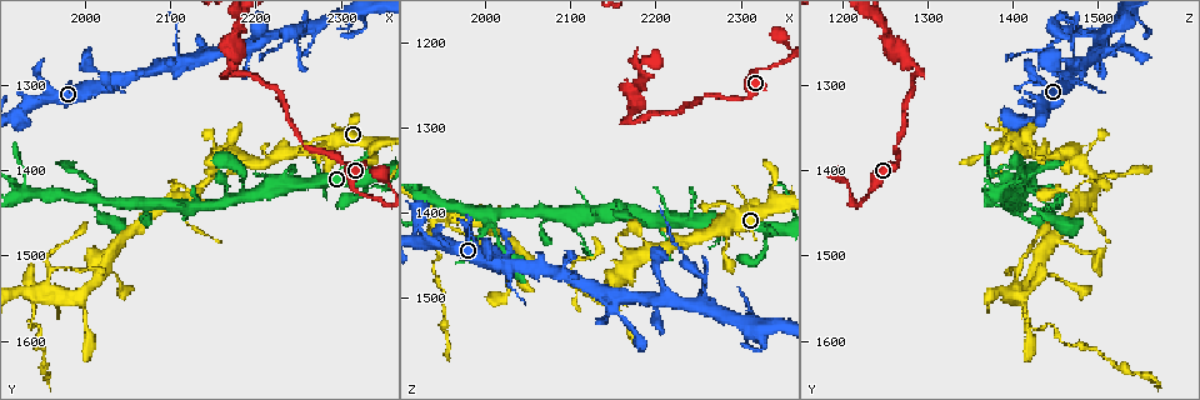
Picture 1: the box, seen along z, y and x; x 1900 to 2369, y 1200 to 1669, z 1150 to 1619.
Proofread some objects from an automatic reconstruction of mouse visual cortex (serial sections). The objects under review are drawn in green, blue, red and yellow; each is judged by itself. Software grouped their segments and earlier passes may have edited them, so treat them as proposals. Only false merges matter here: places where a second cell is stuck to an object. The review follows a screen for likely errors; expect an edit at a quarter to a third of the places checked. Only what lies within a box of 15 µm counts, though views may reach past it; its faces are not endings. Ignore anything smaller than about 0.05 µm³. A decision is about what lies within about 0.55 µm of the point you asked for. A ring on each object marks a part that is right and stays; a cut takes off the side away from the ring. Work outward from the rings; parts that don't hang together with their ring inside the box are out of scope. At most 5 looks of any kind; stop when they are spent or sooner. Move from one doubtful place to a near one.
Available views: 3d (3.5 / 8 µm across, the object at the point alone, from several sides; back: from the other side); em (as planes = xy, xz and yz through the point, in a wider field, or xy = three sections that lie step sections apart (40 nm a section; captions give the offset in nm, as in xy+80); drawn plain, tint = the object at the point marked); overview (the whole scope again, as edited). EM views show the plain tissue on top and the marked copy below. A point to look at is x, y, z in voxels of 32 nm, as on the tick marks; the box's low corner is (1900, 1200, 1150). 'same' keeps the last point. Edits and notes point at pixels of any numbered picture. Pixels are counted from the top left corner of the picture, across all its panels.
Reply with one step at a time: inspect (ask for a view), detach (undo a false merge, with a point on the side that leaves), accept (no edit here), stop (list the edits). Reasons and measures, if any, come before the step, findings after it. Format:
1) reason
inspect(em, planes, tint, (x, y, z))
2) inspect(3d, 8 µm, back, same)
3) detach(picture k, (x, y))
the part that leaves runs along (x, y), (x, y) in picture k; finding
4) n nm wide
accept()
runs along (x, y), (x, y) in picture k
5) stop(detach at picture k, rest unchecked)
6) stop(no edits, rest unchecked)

inspect(3d, 3.5 µm, back, (2335, 1370, 1385))

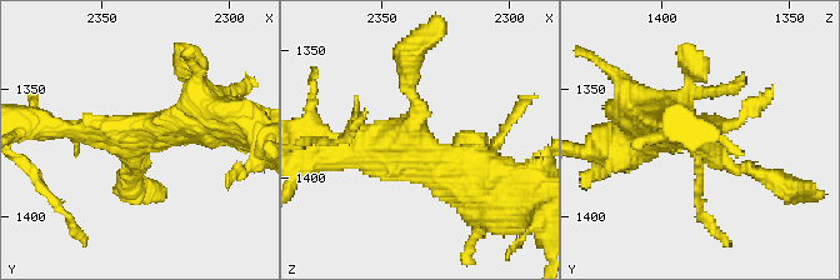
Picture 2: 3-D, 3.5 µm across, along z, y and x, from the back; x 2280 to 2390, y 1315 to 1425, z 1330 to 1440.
inspect(em, xy, step 5, tint, (2338, 1371, 1386))

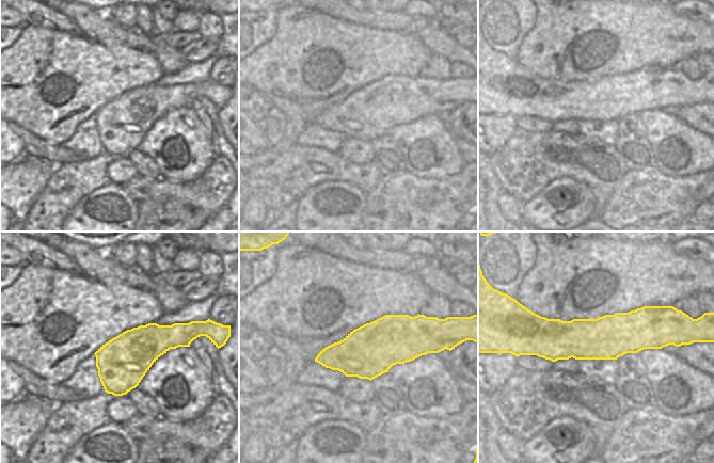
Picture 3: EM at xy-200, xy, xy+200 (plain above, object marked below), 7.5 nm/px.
accept()
runs along (663, 341), (550, 339), (532, 351) in picture 3; one cell here

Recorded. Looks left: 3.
four arms meet
inspect(3d, 3.5 µm, (2015, 1425, 1405))

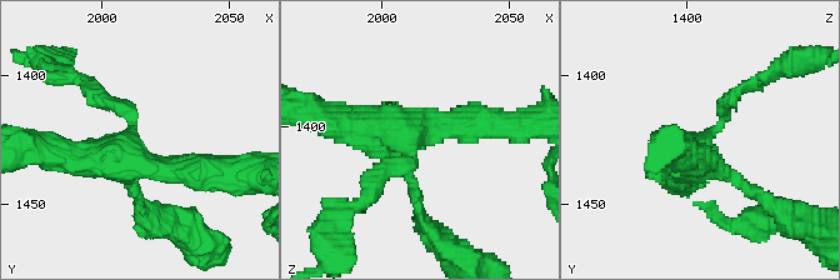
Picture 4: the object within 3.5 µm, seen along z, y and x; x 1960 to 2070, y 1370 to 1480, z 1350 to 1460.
4 arms; arms of 150, 150, 300, 400 nm; need the tissue
inspect(em, xy, step 5, tint, (2010, 1426, 1406))

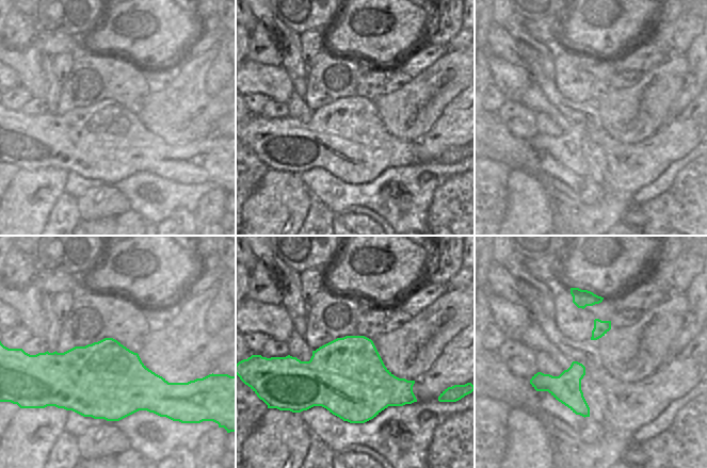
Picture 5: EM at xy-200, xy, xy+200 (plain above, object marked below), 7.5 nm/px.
accept()
runs along (196, 173), (35, 145) in picture 4; continuous, no second cell

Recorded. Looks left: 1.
stop(no edits, rest unchecked)

